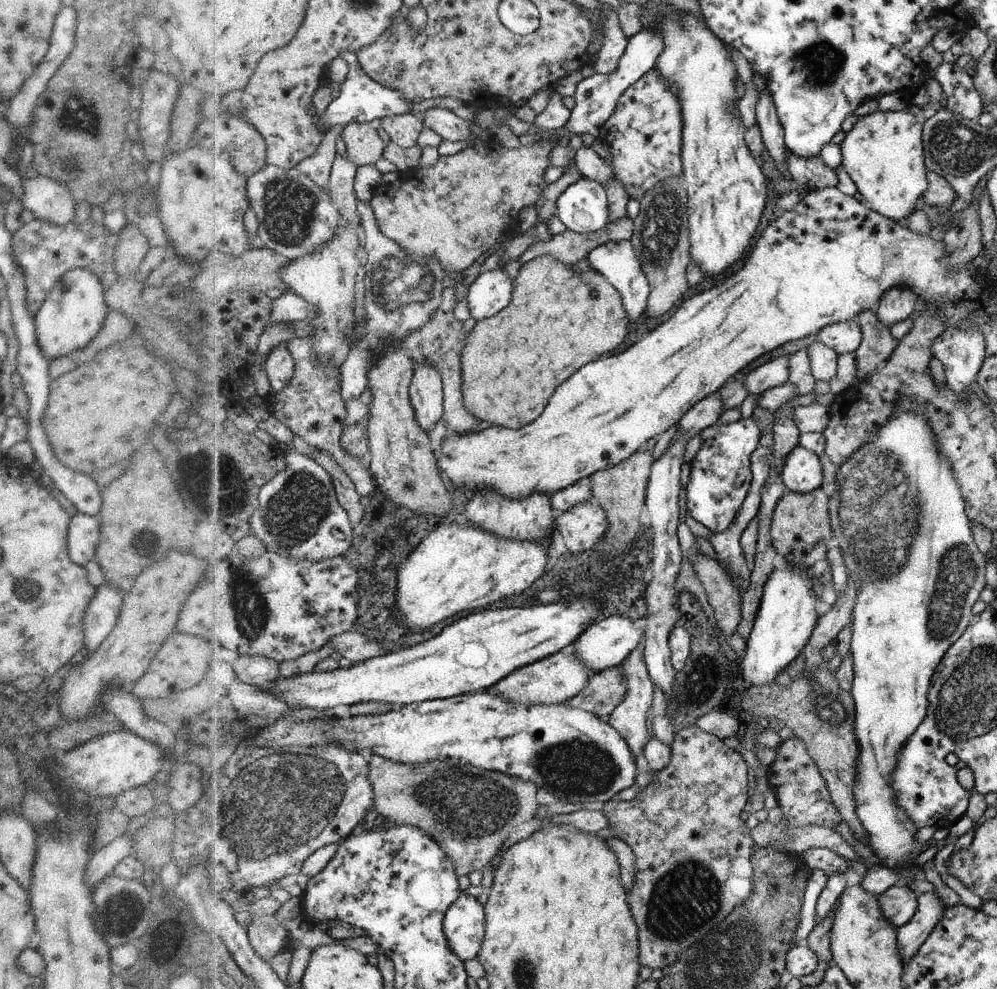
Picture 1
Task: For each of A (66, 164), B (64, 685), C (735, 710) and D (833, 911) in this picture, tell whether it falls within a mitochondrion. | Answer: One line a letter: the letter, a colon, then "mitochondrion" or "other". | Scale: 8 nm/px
A: mitochondrion
B: other
C: other
D: other

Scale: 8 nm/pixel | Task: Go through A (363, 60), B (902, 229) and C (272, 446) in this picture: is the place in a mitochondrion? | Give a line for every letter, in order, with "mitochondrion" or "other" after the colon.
A: other
B: other
C: other

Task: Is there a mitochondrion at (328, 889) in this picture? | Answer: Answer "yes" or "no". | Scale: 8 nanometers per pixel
no

